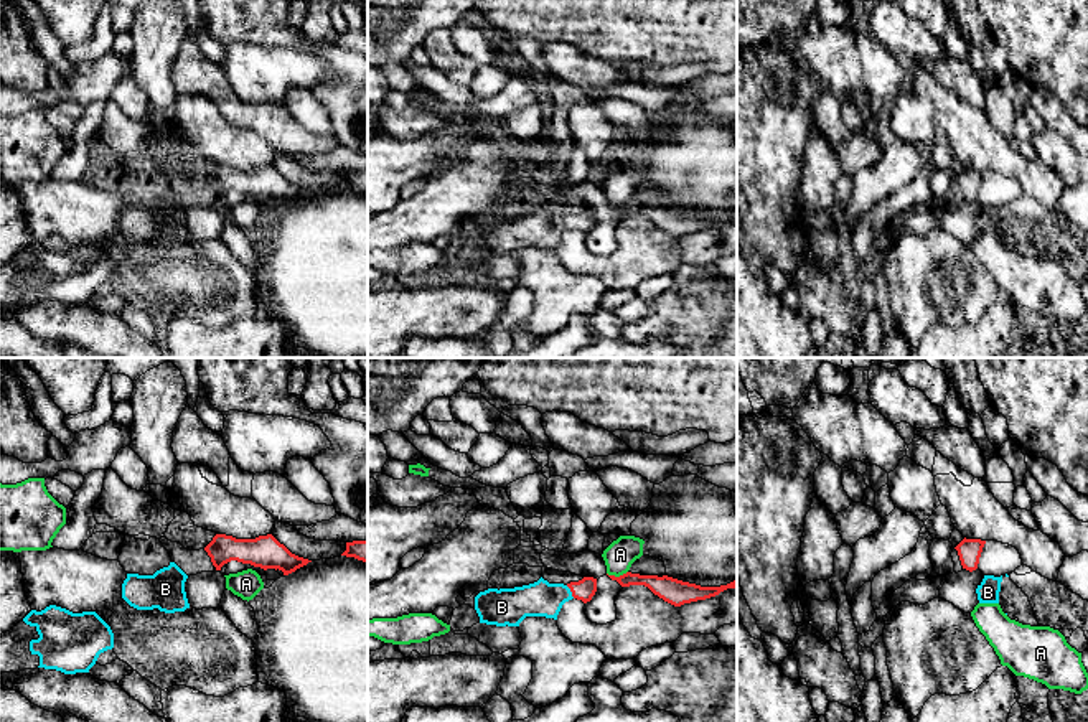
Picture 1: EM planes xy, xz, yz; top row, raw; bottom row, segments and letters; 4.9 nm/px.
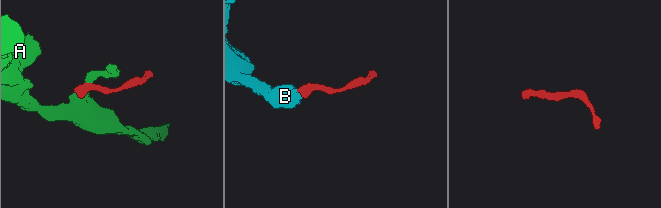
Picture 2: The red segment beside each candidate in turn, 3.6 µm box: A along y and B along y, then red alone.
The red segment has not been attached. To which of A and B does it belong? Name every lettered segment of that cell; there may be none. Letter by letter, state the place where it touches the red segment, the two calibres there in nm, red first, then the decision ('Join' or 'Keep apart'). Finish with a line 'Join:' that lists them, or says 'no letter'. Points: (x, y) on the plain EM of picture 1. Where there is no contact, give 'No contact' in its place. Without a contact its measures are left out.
A: Touches red at xz (617, 208). Thickness 110 nm (red) against 150 nm. Keep apart
B: Touches red at xz (571, 221). Thickness 100 nm (red) against 180 nm. Join
Join: B

